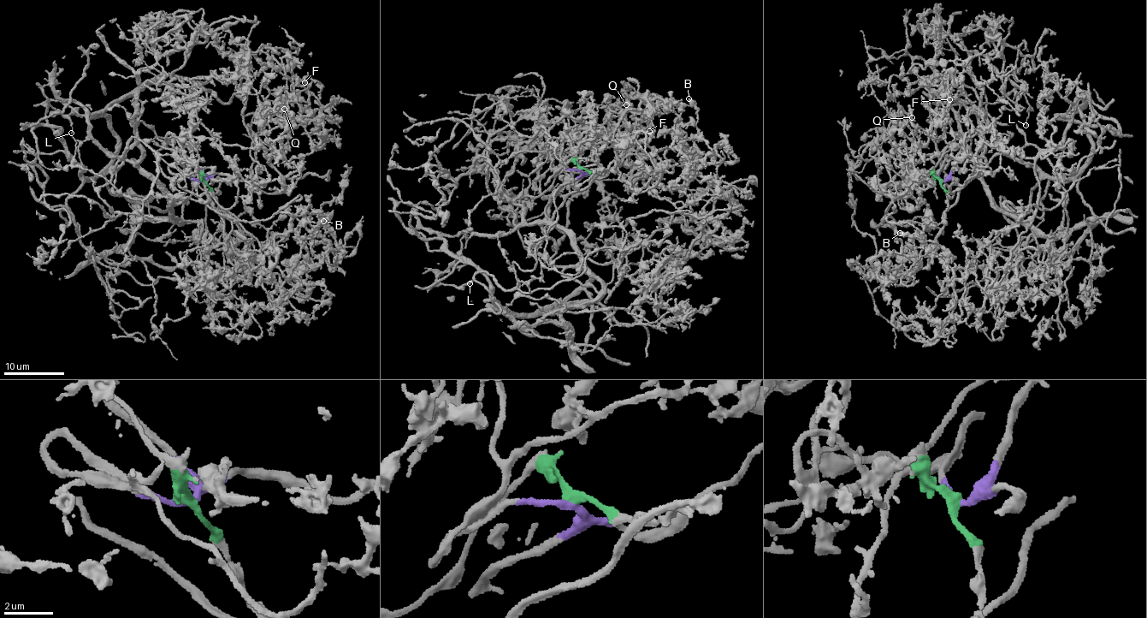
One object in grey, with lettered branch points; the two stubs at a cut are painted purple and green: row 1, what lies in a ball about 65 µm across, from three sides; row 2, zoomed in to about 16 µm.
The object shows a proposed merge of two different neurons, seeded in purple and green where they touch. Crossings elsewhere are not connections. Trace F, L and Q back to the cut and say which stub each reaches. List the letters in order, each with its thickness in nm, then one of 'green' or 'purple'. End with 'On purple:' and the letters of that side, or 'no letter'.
F: 170 nm thick; purple
L: 120 nm thick; green
Q: 240 nm thick; purple
On purple: F, Q

